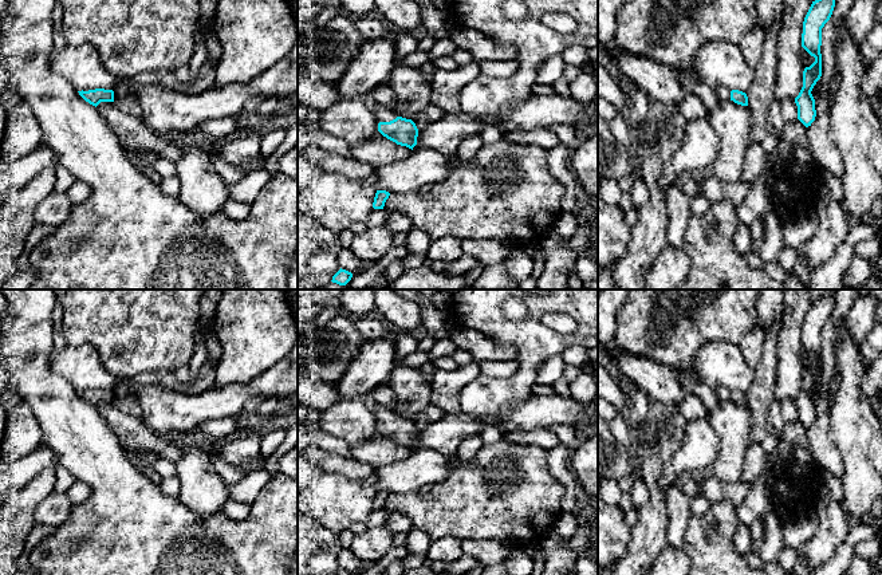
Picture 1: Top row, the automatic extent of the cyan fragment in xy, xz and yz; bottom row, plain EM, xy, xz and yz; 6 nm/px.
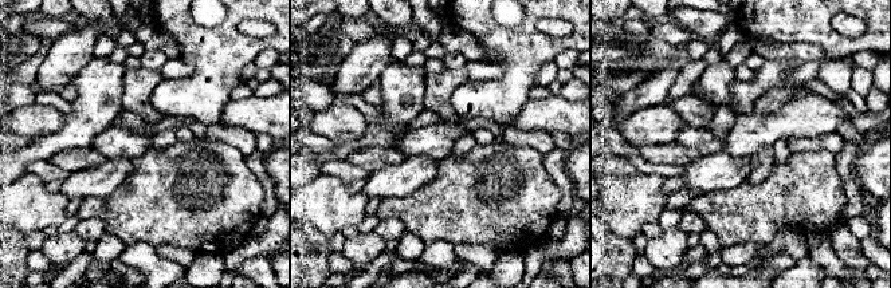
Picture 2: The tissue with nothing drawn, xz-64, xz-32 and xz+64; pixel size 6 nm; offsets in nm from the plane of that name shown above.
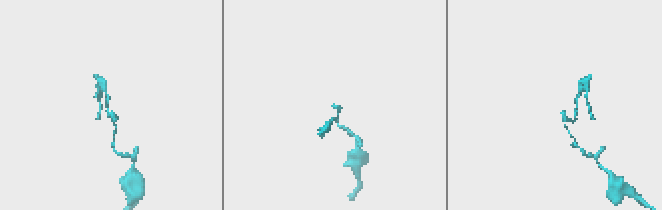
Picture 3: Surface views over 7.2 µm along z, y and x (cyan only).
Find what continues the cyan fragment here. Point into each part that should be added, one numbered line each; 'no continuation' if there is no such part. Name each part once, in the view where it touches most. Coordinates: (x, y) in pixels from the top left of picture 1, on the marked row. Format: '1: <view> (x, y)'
1: xz (384, 114)

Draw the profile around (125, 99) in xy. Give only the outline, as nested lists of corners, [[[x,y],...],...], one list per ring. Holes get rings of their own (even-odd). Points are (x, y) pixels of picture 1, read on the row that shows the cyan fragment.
[[[127,83],[117,84],[113,91],[117,109],[139,119],[142,118],[139,97],[130,90]]]

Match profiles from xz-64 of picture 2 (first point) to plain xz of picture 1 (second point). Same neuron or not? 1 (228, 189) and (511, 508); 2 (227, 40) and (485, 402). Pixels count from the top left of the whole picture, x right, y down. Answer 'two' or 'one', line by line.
1: one
2: one

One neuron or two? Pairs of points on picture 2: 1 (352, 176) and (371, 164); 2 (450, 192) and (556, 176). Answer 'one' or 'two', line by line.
1: two
2: two

